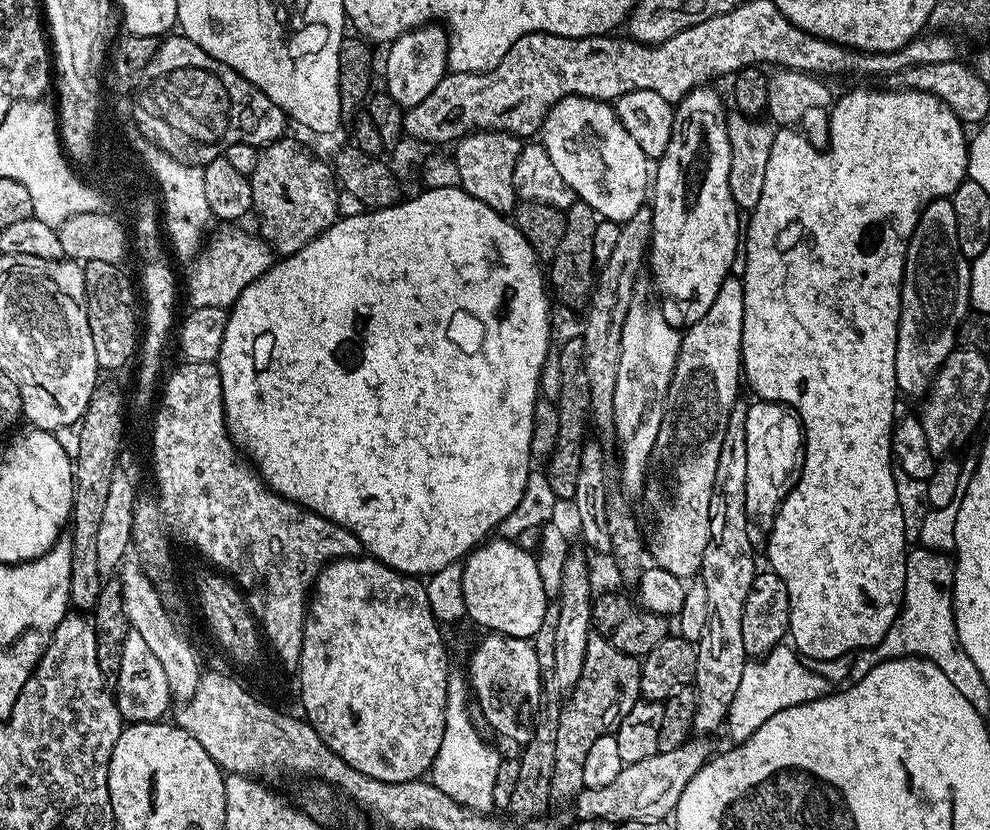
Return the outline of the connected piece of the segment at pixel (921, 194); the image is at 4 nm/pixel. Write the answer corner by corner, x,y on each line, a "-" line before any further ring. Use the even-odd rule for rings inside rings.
856,88
853,92
848,92
840,100
840,140
833,139
827,150
821,150
807,140
803,131
797,130
792,126
784,126
779,129
774,138
774,146
770,146
770,163
766,165
766,182
762,185
762,198
758,198
758,206
751,209
750,216
752,221
747,221
746,235
742,240
742,264
744,260
744,273
742,279
744,282
744,317
742,318
742,350
740,359
742,361
742,376
746,384
753,388
755,394
761,400
770,400
773,404
783,404
792,409
797,417
802,421
806,429
806,464
808,460
808,480
797,479
794,486
789,487
788,494
785,496
780,509
772,519
768,536
768,564
771,571
782,578
786,586
786,594
790,598
790,618
788,619
788,631
790,633
791,647
795,648
801,657
808,660
838,660
847,657
849,654
855,654
860,649
873,648
885,638
887,631
890,630
891,624
895,622
896,616
900,612
904,596
904,579
906,578
906,541
903,532
902,509
899,506
897,491
894,486
894,457
892,455
892,426
896,412
896,396
898,389
896,387
896,375
894,374
894,358
896,357
896,335
898,334
898,322
900,321
900,282
904,279
904,259
908,253
908,243
916,229
916,223
920,217
920,210
925,208
931,200
942,200
951,197
952,191
955,190
968,175
968,146
969,137
964,137
966,132
965,125
961,124
960,119
934,94
929,92
910,92
907,90
883,90
884,92
871,92
868,88

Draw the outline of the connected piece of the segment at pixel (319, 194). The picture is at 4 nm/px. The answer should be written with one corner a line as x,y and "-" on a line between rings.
281,138
273,144
259,149
257,168
252,173
252,207
255,215
260,215
264,223
263,235
270,241
277,253
287,254
302,250
315,236
321,236
326,229
335,224
340,216
340,192
333,169
324,160
319,160
308,148
303,148
296,140

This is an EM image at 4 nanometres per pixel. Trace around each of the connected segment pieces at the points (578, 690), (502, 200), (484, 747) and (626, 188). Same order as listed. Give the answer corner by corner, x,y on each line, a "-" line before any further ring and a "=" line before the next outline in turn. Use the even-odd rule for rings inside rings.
595,634
589,635
586,662
582,662
582,674
567,697
568,705
559,709
558,742
554,746
554,774
550,778
550,794
553,801
572,802
575,801
577,794
584,791
582,772
585,769
586,754
589,753
590,746
594,745
598,738
613,735
622,718
626,718
626,714
630,714
632,707
641,699
640,666
641,661
637,657
610,646
606,638
=
472,132
455,141
454,159
460,175
459,187
478,198
478,202
486,202
486,206
490,206
496,212
511,213
518,203
514,186
514,168
521,147
521,137
509,132
=
449,671
446,686
446,726
442,734
442,746
438,746
438,754
430,769
430,782
463,808
488,814
493,811
494,778
498,778
502,756
480,737
480,732
468,713
468,700
470,704
470,684
465,673
=
585,96
562,98
548,111
542,129
542,143
556,169
576,192
577,197
596,211
597,217
623,222
634,218
634,214
645,207
650,196
650,159
630,136
609,101

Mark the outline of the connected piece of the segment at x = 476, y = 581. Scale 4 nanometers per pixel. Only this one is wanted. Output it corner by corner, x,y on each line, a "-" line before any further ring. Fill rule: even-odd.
492,538
473,548
463,563
462,597
465,599
467,619
484,628
480,630
500,632
519,640
531,641
536,637
538,626
542,626
542,618
546,618
546,610
550,607
550,597
546,590
542,590
542,574
538,574
535,555
516,544
515,539

